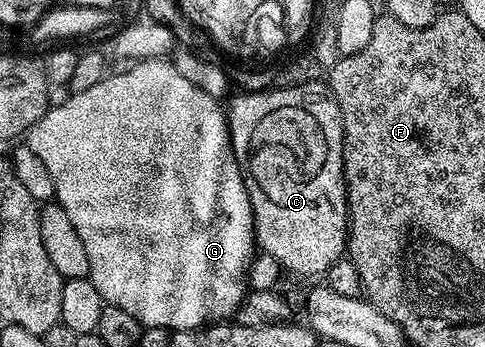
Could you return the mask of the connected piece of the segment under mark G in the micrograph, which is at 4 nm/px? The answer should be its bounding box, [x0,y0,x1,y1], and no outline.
[27,60,257,329]

